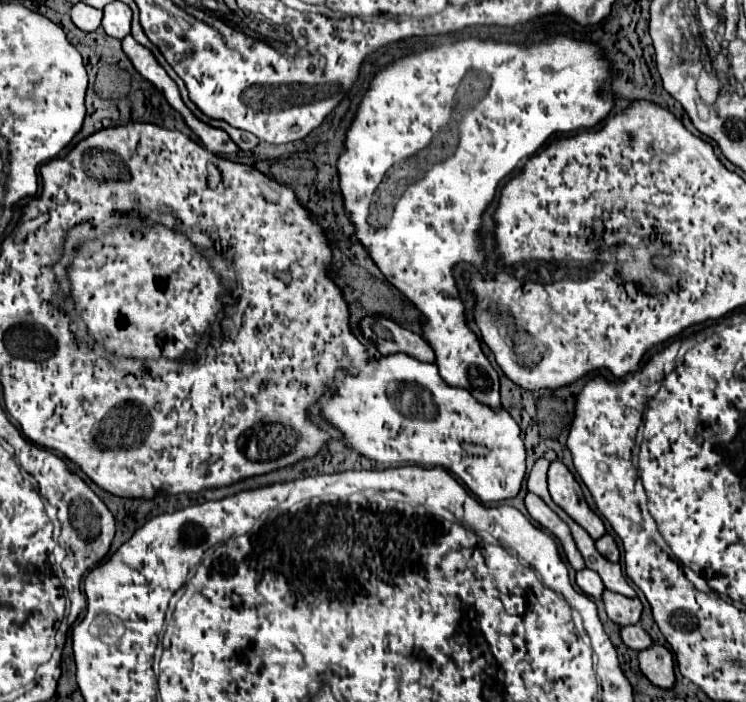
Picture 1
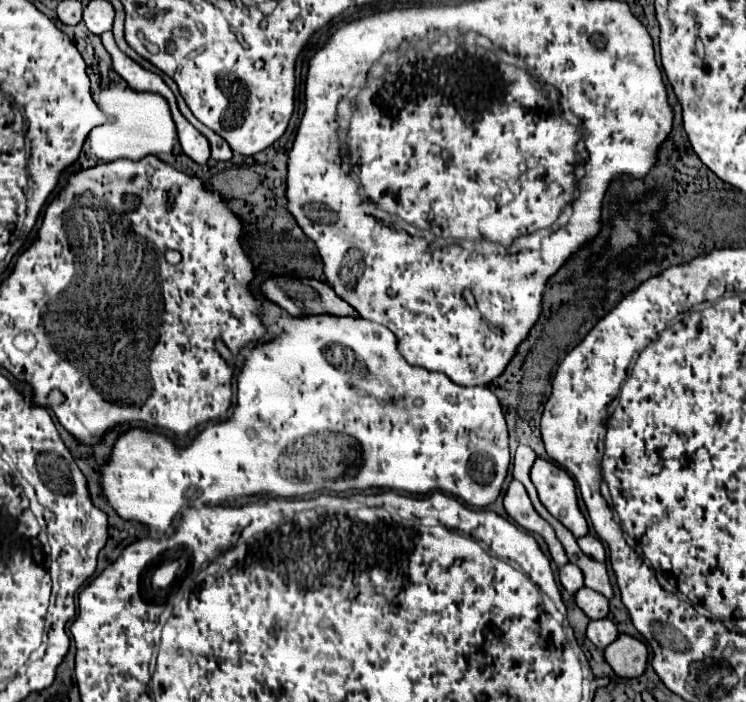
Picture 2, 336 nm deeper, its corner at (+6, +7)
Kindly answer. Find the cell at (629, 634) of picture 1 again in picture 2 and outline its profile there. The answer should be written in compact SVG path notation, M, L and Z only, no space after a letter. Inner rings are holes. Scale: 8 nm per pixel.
M609 618L601 620L591 620L587 626L587 638L597 646L597 648L607 648L611 642L619 638L617 626Z

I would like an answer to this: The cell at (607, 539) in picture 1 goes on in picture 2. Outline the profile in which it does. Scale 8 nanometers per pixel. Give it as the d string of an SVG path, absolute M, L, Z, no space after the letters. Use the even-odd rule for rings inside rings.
M587 534L587 536L579 538L579 540L577 540L577 544L579 544L579 548L581 548L587 556L591 556L593 560L605 562L605 548L603 548L603 544L601 544L601 540L599 540L597 536Z

